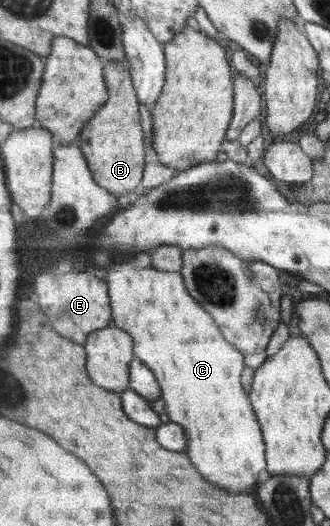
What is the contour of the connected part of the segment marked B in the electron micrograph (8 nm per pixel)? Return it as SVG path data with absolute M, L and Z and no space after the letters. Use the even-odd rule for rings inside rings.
M124 63L105 64L109 100L82 128L73 144L81 147L89 162L94 179L118 197L136 195L142 189L144 177L144 131L140 123L140 102L133 84L132 74Z

